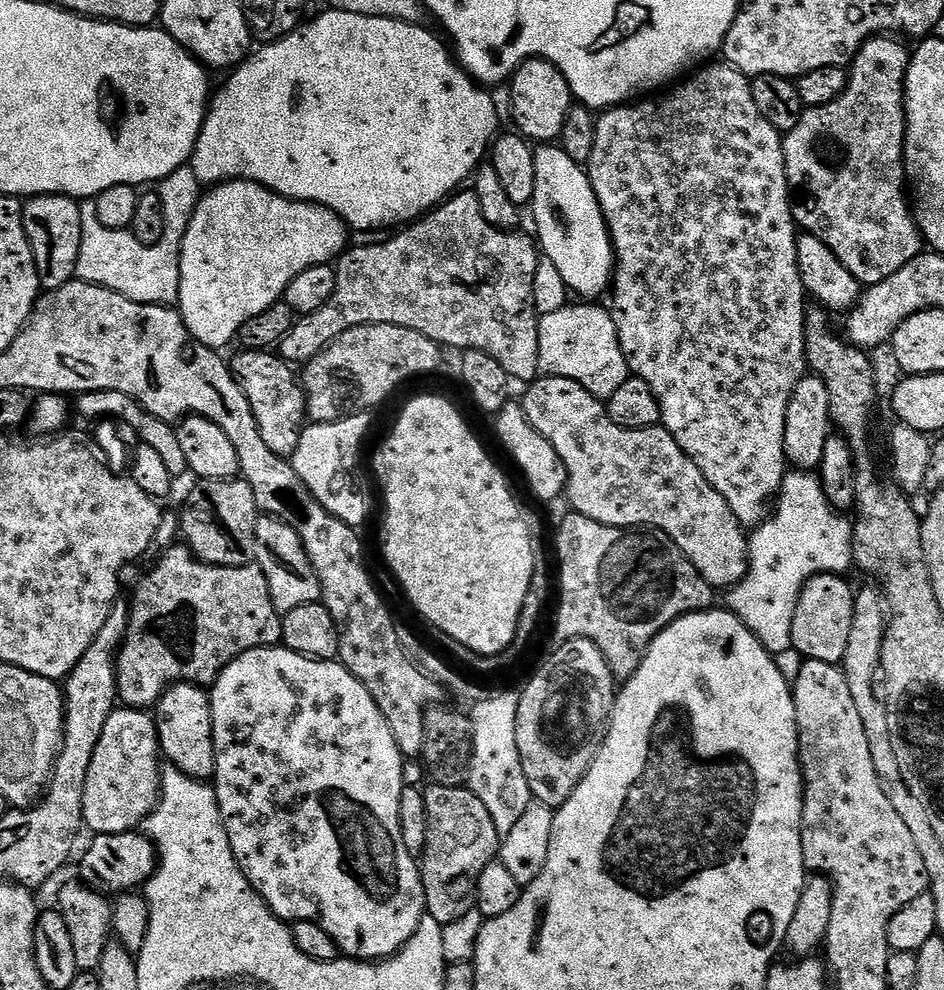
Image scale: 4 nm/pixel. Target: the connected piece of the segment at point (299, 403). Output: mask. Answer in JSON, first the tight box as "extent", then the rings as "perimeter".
{"extent":[230,350,308,458],"perimeter":[[[240,350],[236,357],[231,357],[230,367],[240,389],[246,394],[246,402],[250,402],[250,410],[254,410],[254,418],[258,422],[258,430],[262,430],[266,446],[270,446],[274,454],[291,458],[294,450],[298,450],[298,438],[304,433],[308,414],[308,401],[304,398],[297,373],[296,376],[292,373],[295,372],[293,365],[281,360],[272,350]]]}

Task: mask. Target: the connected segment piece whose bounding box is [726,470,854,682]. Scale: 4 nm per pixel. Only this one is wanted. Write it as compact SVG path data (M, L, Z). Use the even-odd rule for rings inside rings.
M788 470L784 473L784 481L780 487L780 495L774 504L774 511L769 515L768 519L760 525L759 528L755 529L751 533L748 541L748 574L733 588L727 589L726 596L728 596L728 604L726 604L727 611L732 612L742 621L742 623L758 638L758 642L762 642L762 646L768 652L771 652L776 657L776 664L780 671L789 682L795 681L798 676L798 670L803 664L803 659L799 652L792 647L792 619L794 618L794 610L796 609L796 603L800 597L801 590L806 586L806 582L812 576L821 576L827 572L833 574L844 574L847 573L847 568L853 567L854 561L852 559L852 530L854 527L853 521L847 520L847 515L841 514L837 509L832 507L832 503L824 497L824 487L820 484L819 475L813 474L808 470Z

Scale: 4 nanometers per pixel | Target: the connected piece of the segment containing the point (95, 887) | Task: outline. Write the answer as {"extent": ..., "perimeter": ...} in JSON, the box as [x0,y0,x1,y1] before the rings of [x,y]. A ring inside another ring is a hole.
{"extent":[79,831,158,898],"perimeter":[[[139,831],[93,835],[91,839],[88,849],[84,852],[84,857],[80,860],[79,881],[91,892],[98,892],[105,898],[128,894],[147,884],[152,873],[156,871],[158,863],[156,846],[147,835],[141,834]]]}

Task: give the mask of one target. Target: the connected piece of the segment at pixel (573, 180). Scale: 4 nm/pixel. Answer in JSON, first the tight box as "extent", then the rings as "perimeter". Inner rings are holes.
{"extent":[530,143,614,298],"perimeter":[[[555,143],[541,144],[534,151],[534,198],[530,213],[536,219],[535,239],[541,253],[550,259],[568,287],[580,298],[596,298],[609,291],[614,275],[612,235],[598,206],[594,186],[585,165],[574,162]]]}

